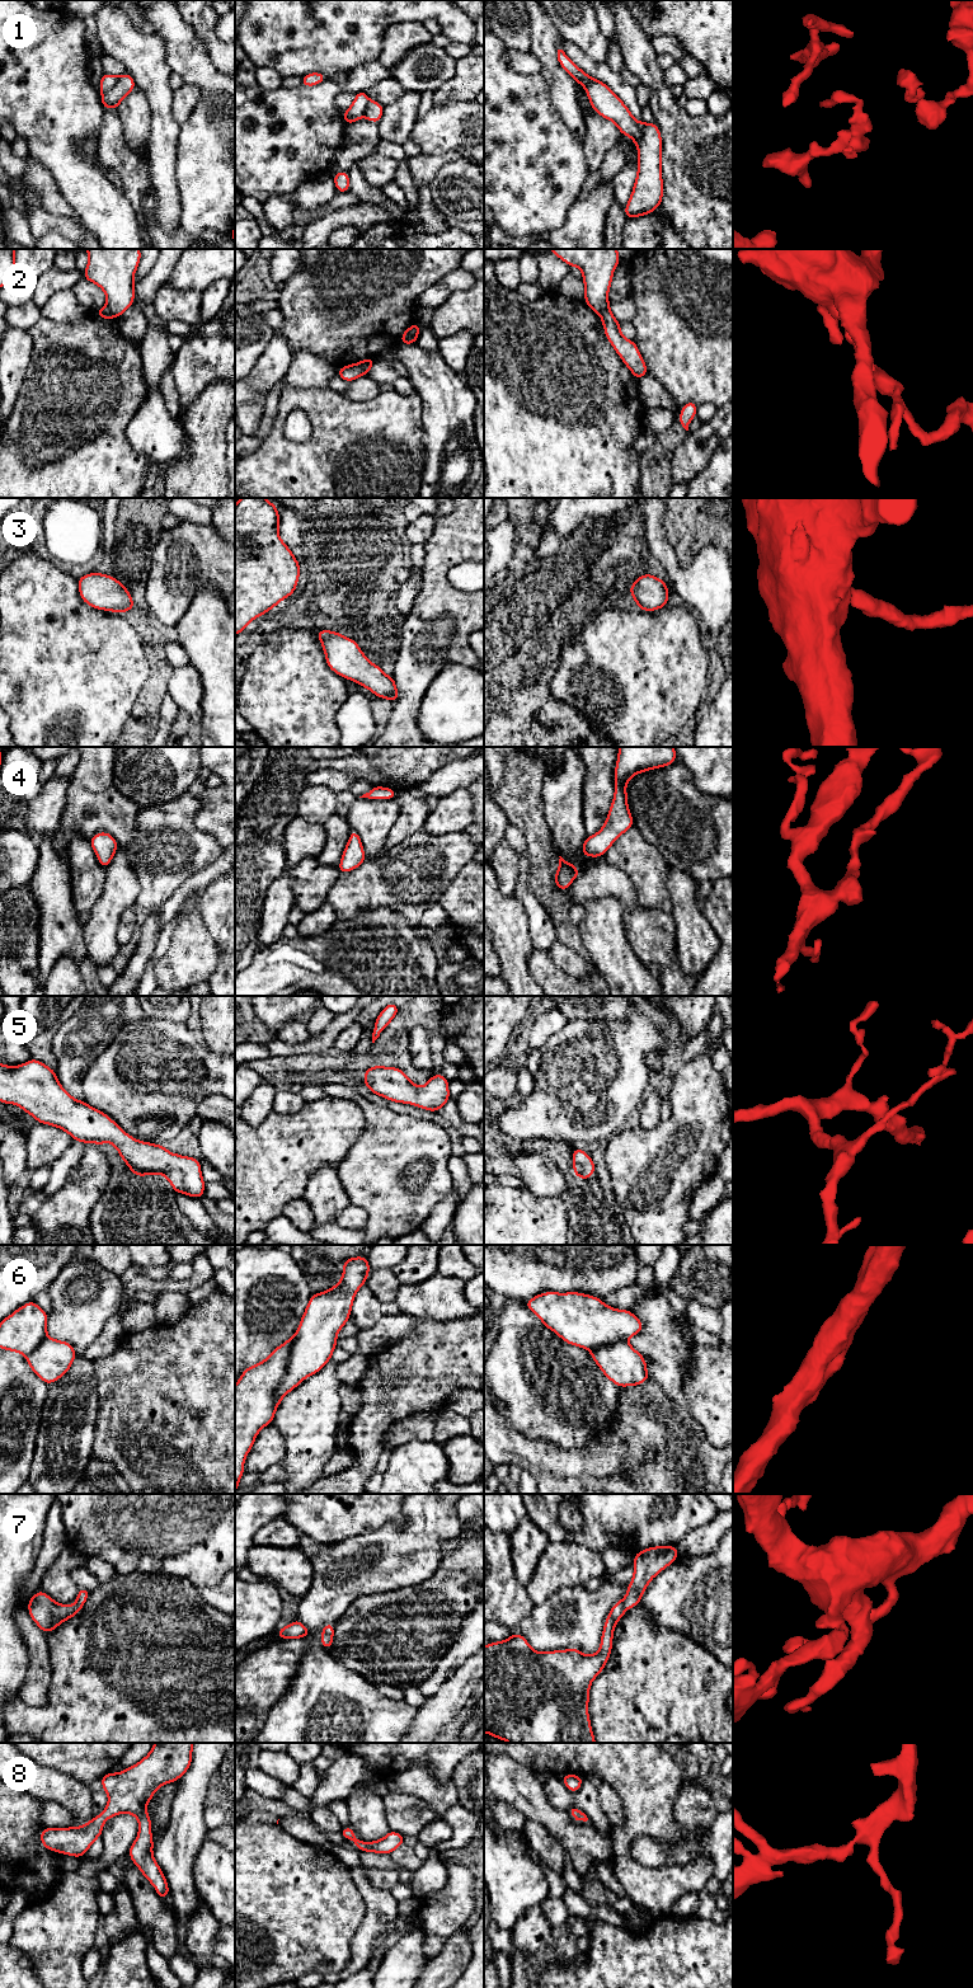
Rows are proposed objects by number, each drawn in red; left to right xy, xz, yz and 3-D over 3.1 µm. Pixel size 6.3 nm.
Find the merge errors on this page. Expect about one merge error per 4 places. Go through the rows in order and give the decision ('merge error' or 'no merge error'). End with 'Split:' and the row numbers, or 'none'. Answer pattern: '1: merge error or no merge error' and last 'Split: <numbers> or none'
1: merge error
2: merge error
3: no merge error
4: no merge error
5: no merge error
6: no merge error
7: no merge error
8: no merge error
Split: 1, 2

